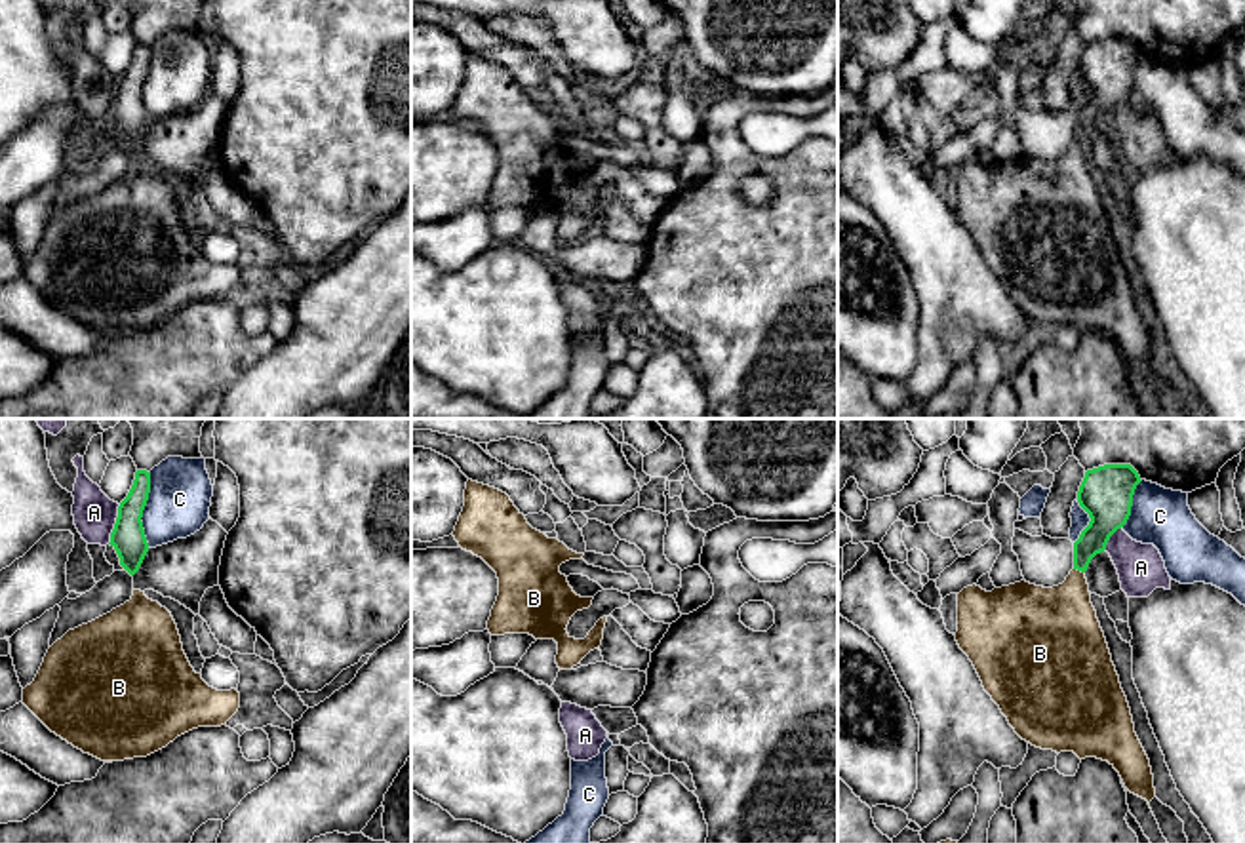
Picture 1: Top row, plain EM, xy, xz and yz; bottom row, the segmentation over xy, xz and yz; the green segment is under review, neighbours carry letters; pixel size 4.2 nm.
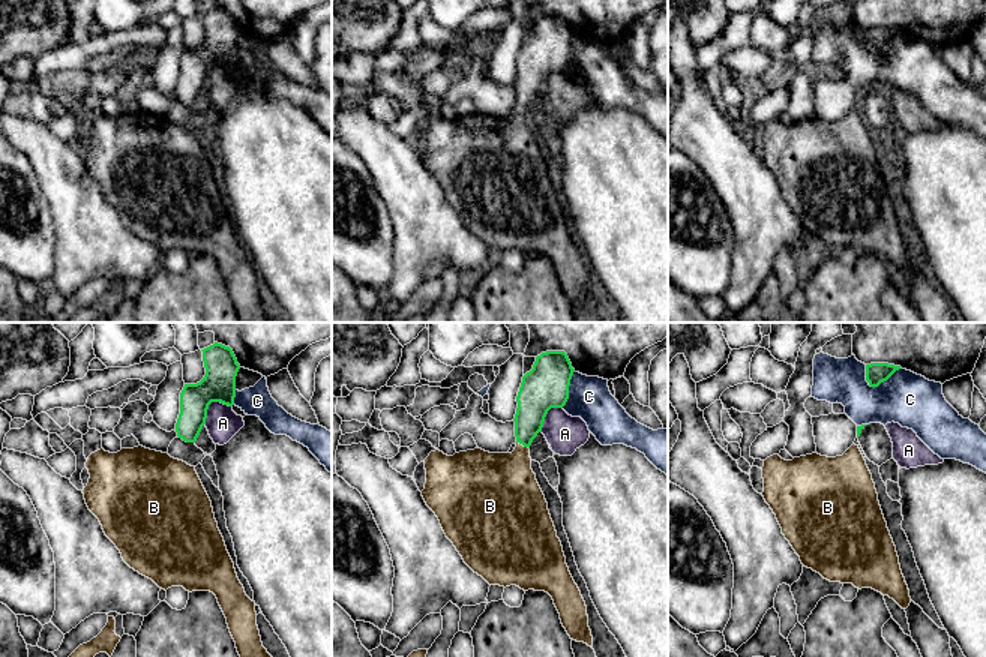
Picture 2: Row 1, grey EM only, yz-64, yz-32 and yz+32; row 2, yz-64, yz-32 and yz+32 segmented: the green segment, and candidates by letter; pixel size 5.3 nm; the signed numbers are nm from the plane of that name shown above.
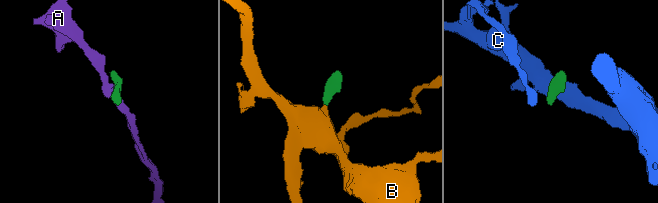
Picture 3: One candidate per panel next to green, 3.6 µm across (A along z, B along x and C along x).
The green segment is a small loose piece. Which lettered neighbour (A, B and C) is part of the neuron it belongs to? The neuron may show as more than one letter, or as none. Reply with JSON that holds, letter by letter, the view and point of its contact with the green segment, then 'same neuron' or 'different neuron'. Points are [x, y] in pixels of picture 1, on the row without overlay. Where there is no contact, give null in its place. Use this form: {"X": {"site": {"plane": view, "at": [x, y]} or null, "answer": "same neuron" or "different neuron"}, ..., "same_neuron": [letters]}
{"A": {"site": {"plane": "xy", "at": [115, 98]}, "answer": "different neuron"}, "B": {"site": {"plane": "yz", "at": [1080, 143]}, "answer": "same neuron"}, "C": {"site": {"plane": "xy", "at": [143, 82]}, "answer": "different neuron"}, "same_neuron": ["B"]}

